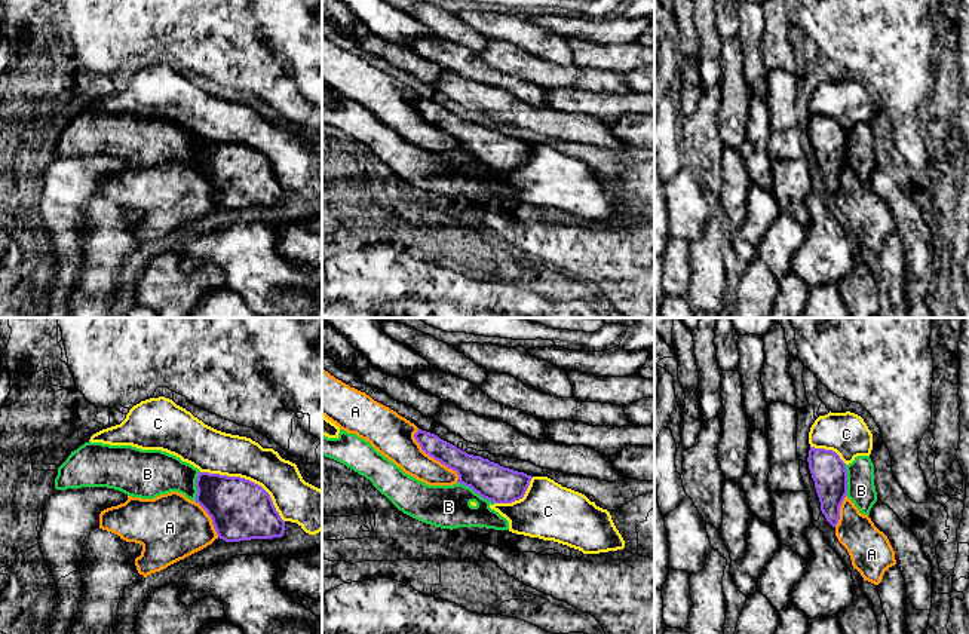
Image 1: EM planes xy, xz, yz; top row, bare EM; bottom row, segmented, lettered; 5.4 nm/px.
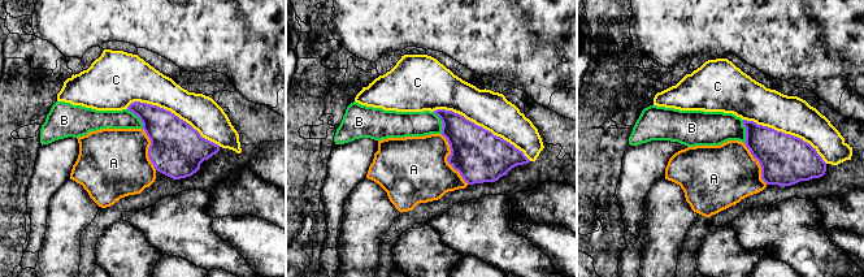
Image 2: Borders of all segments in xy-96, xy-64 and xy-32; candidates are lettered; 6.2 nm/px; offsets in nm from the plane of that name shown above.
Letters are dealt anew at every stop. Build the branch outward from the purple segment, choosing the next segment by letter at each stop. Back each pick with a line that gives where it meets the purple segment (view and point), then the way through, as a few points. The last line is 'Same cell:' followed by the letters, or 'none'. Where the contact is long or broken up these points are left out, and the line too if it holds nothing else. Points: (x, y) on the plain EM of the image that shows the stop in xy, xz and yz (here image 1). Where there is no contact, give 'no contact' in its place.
Same cell: none

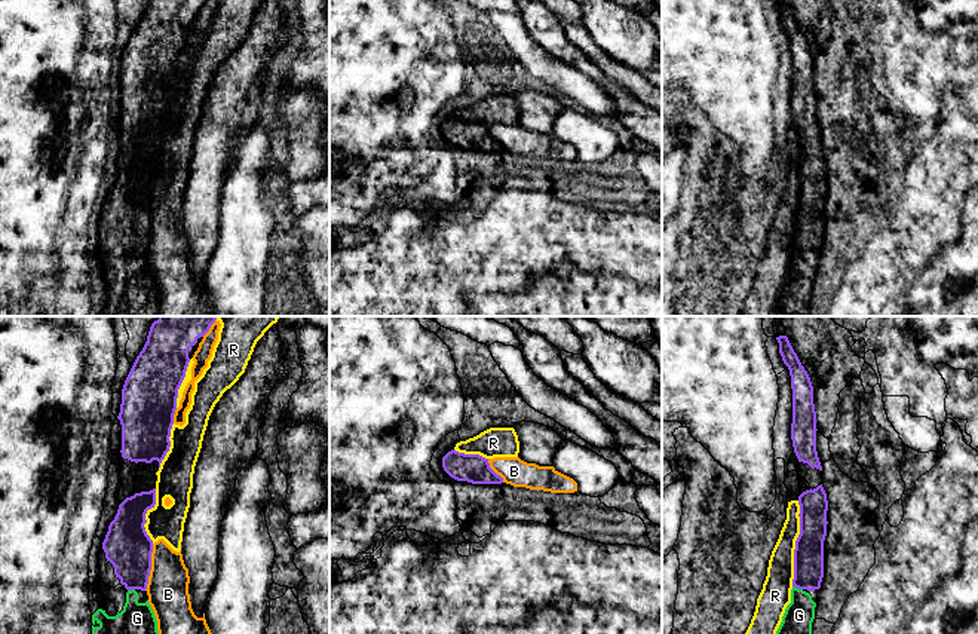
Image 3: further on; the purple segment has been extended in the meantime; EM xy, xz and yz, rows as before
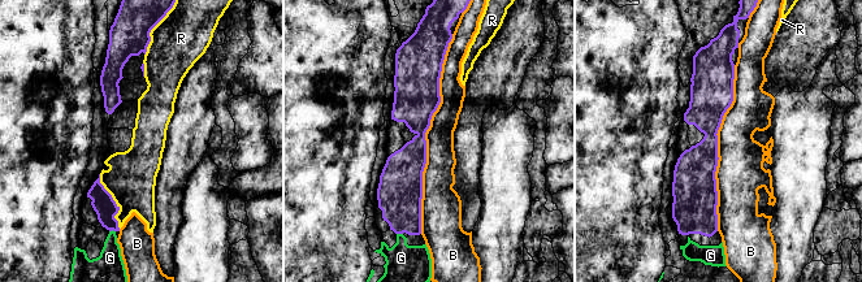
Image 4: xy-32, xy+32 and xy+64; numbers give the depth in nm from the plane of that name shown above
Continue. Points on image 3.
G: meets purple in yz at (797, 254); runs through yz (809, 214), (809, 238), (797, 254), (797, 290), (794, 300)
Same cell: G

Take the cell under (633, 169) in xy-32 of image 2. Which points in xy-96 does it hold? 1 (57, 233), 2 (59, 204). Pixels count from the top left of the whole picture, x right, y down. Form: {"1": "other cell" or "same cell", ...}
{"1": "other cell", "2": "other cell"}

